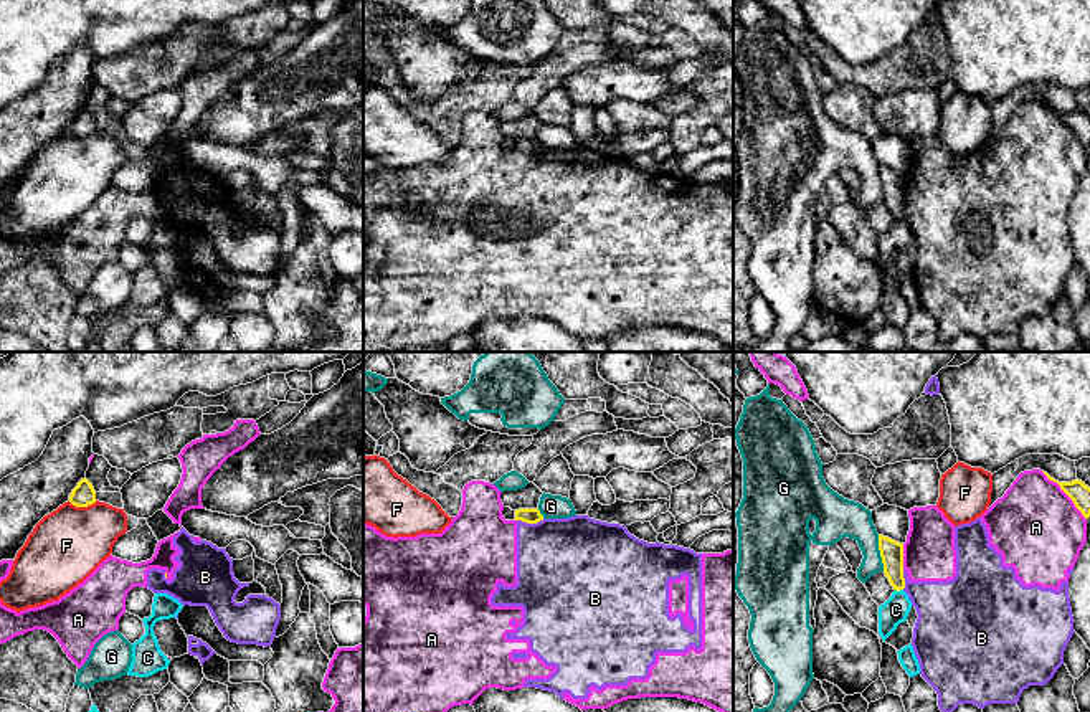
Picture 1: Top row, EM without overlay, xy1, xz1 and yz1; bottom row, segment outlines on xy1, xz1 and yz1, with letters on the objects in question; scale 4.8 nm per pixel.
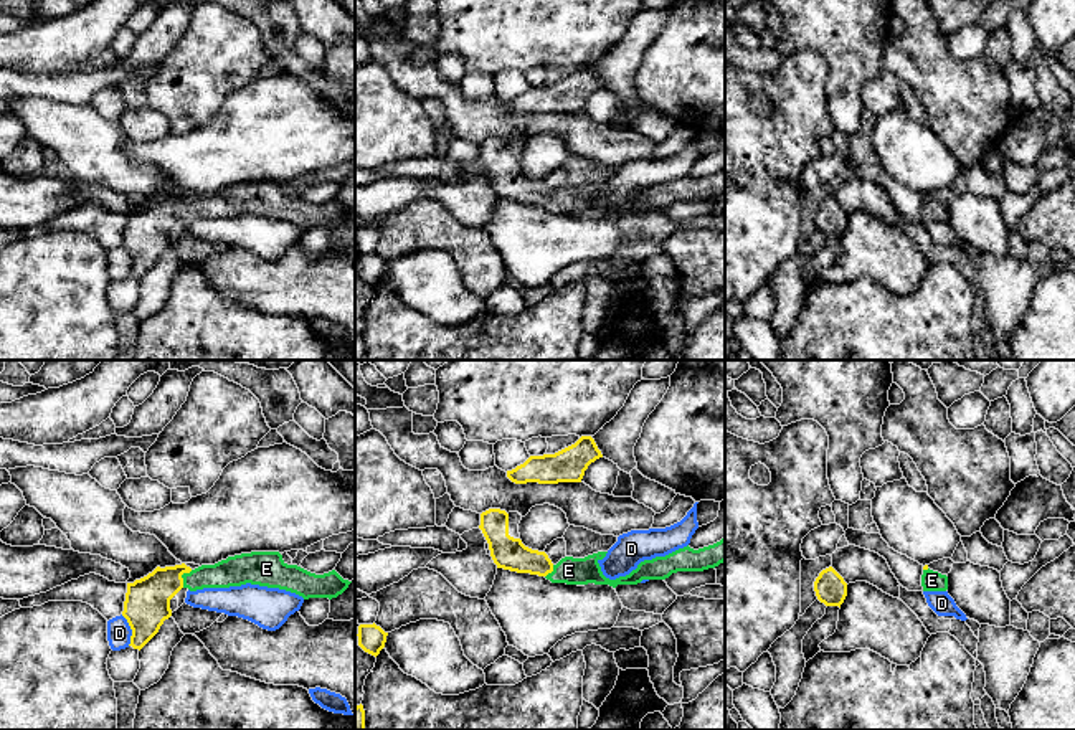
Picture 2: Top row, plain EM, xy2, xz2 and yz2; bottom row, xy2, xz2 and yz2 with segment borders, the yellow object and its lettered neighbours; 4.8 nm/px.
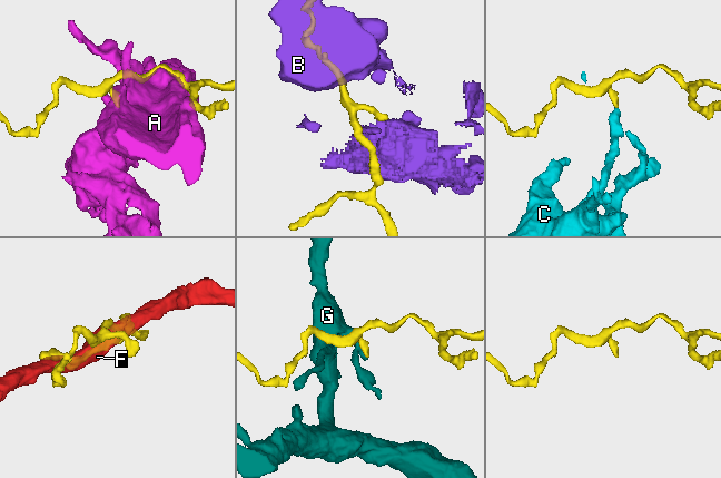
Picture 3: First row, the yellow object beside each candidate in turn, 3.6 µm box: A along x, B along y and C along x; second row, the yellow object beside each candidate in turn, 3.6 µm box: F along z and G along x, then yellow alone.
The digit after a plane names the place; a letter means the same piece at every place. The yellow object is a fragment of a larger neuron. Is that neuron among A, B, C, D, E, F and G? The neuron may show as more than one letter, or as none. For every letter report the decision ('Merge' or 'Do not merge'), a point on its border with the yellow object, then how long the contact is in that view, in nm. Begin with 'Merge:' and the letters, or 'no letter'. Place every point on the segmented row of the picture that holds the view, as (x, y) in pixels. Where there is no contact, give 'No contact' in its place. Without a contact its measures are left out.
Merge: E
A: Do not merge. Touches yellow at yz1 (1066, 493). Shared border 320 nm
B: Do not merge. Touches yellow at xz1 (530, 522). Shared border 140 nm
C: Do not merge. Touches yellow at yz1 (899, 590). Shared border 40 nm
D: Do not merge. Touches yellow at xy2 (131, 628). Shared border 160 nm
E: Merge. Touches yellow at xy2 (180, 577). Shared border 100 nm
F: Do not merge. Touches yellow at xy1 (83, 506). Shared border 140 nm
G: Do not merge. Touches yellow at yz1 (881, 554). Shared border 180 nm

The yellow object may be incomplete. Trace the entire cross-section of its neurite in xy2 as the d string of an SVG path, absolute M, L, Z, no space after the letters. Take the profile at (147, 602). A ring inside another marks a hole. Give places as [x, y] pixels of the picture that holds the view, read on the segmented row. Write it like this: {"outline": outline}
{"outline": "M251 552L228 557L215 565L195 570L185 563L157 566L147 576L127 583L122 616L127 619L134 649L142 649L172 616L170 600L182 590L230 588L241 585L279 588L309 598L337 598L352 581L335 570L315 575L297 565L287 565L279 552Z"}

